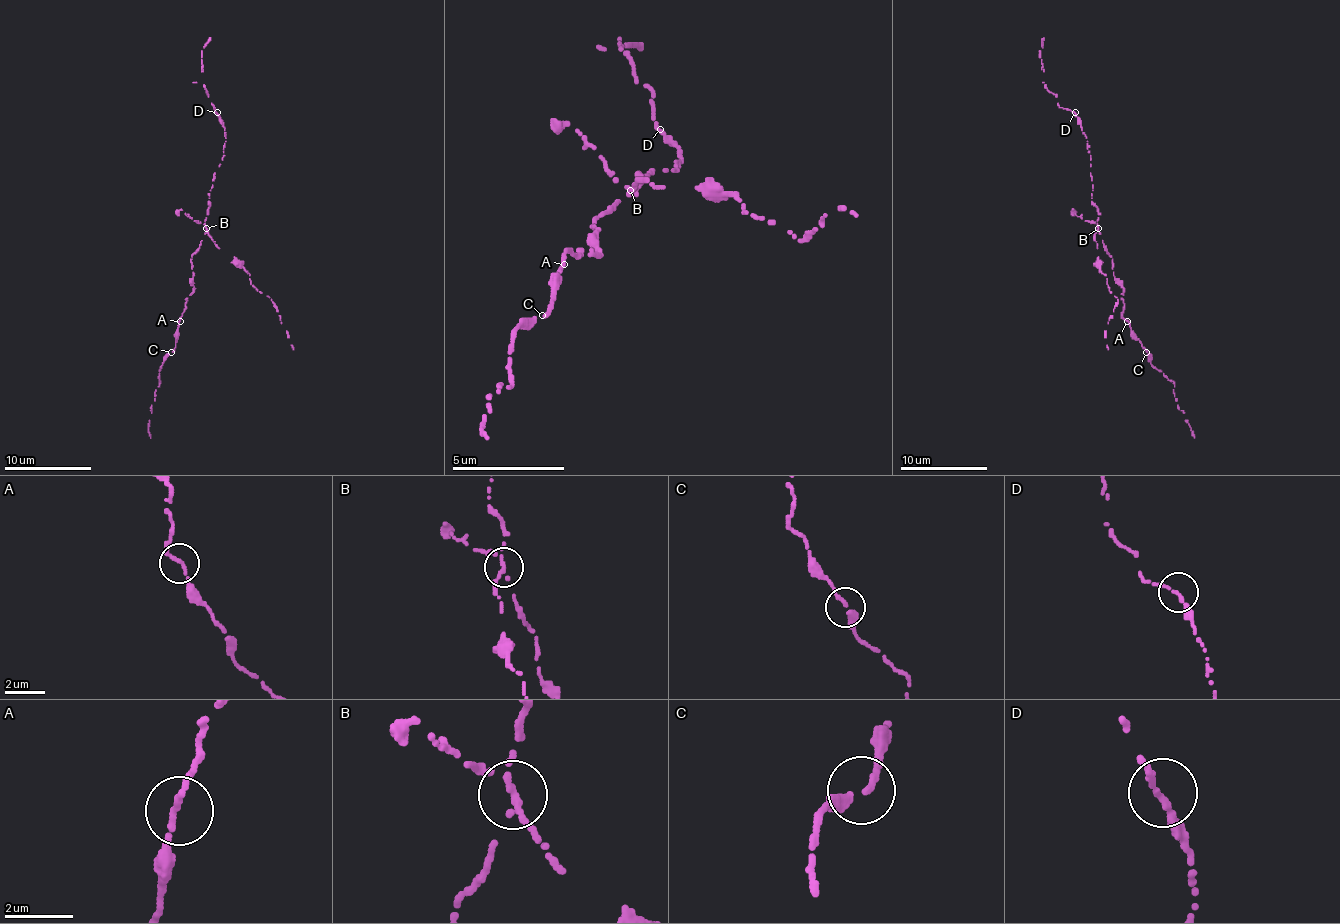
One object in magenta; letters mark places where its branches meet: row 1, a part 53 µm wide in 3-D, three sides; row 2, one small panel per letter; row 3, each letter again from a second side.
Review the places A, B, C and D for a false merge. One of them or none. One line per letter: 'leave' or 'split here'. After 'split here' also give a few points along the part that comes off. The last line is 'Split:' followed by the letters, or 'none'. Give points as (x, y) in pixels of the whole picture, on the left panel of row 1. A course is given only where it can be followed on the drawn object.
A: leave
B: split here
C: leave
D: leave
Split: B

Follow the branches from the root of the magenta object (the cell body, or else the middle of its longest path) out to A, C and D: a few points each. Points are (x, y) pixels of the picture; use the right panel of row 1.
A: (1101, 234), (1103, 247), (1112, 256), (1114, 278), (1122, 289), (1122, 317), (1127, 321)
C: (1101, 234), (1103, 247), (1112, 256), (1114, 278), (1122, 289), (1122, 317), (1146, 352)
D: (1101, 234), (1096, 223), (1099, 210), (1092, 202), (1088, 140), (1075, 112)

